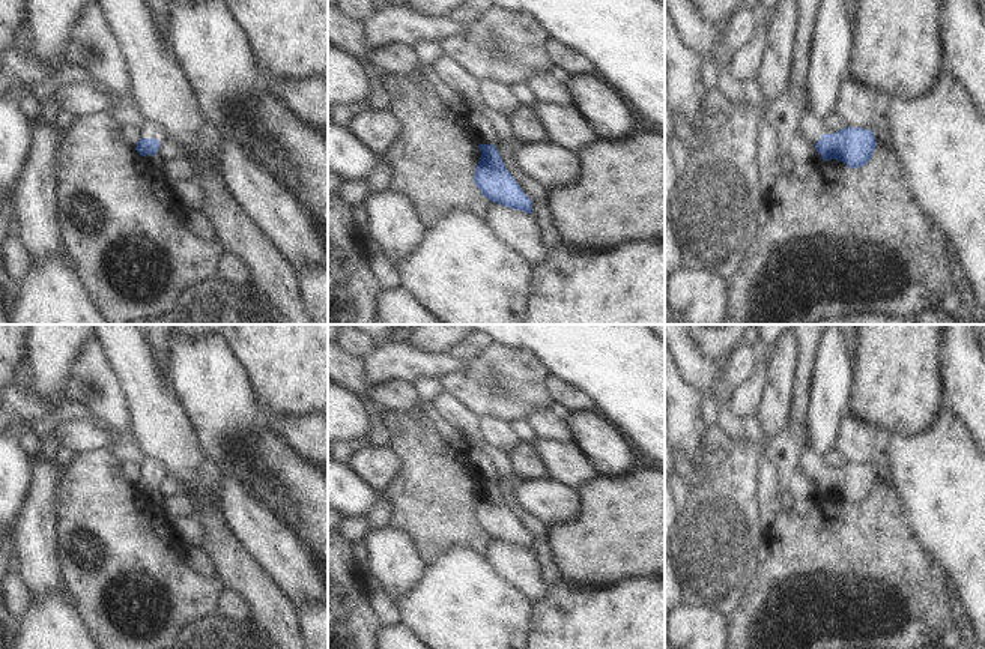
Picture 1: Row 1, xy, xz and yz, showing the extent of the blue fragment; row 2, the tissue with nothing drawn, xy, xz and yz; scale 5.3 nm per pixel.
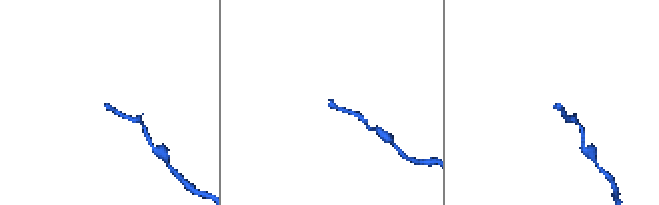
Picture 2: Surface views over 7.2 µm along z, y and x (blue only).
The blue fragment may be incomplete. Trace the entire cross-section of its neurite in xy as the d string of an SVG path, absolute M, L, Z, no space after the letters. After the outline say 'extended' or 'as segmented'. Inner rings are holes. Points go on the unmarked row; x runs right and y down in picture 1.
M147 461L143 464L143 475L137 479L135 487L141 491L152 491L155 493L158 490L158 485L161 479L164 478L164 473L153 469Z | extended

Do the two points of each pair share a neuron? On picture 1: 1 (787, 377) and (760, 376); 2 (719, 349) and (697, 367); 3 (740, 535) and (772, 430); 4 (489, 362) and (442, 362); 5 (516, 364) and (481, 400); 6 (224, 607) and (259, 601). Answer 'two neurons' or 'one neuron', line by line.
1: two neurons
2: two neurons
3: two neurons
4: two neurons
5: one neuron
6: two neurons

